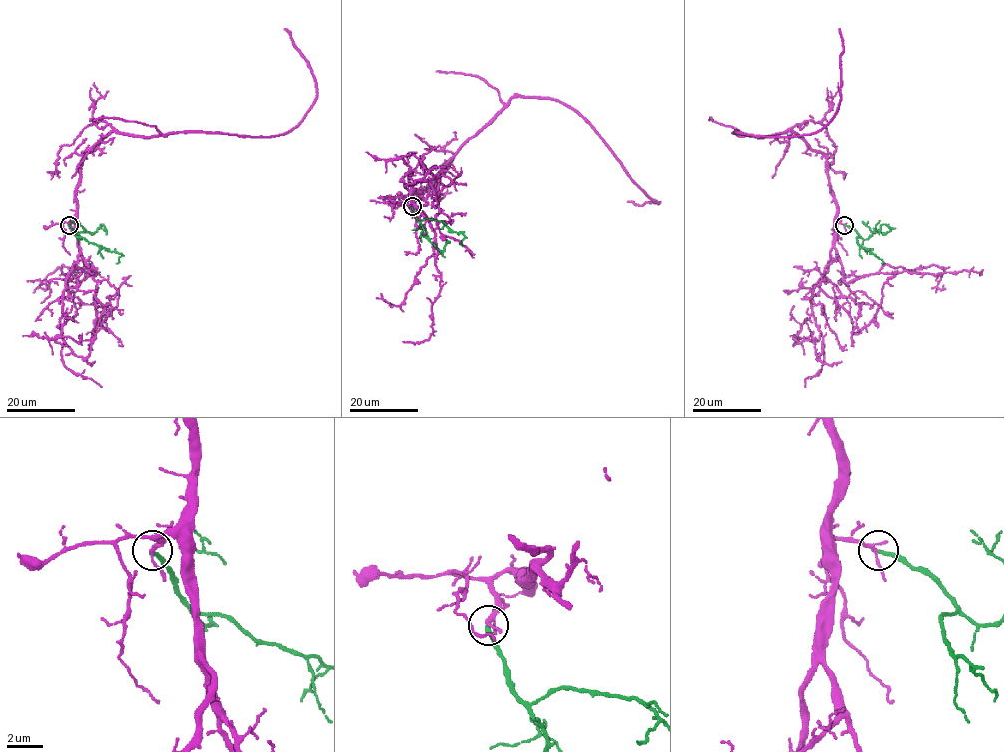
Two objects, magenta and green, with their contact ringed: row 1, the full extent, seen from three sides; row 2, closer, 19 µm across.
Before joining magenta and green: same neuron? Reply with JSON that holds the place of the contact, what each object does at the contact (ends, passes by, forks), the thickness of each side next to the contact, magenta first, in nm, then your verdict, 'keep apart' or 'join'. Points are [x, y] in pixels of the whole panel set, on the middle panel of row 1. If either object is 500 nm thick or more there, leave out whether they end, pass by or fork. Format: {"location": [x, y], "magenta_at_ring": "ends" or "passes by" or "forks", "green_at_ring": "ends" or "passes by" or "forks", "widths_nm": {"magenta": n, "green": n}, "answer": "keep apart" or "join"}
{"location": [412, 206], "magenta_at_ring": "passes by", "green_at_ring": "ends", "widths_nm": {"magenta": 200, "green": 240}, "answer": "join"}

